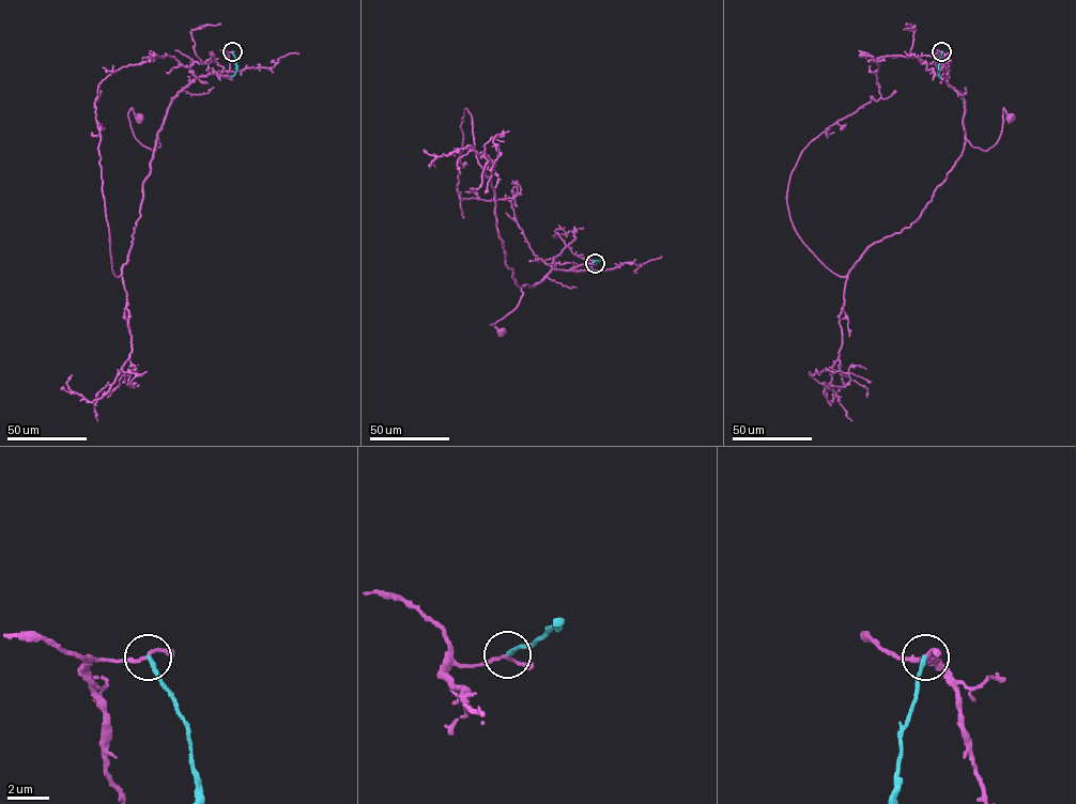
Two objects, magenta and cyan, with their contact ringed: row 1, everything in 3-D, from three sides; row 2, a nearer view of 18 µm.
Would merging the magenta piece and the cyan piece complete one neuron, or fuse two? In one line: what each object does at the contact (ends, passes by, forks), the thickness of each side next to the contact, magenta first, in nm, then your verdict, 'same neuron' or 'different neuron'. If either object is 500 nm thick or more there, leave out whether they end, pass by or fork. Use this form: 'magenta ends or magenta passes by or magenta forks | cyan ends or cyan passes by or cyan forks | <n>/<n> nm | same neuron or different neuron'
magenta passes by | cyan ends | 160/220 nm | different neuron

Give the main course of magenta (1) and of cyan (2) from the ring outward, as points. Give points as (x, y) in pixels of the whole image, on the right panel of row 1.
1: (941, 51), (947, 83), (964, 101), (965, 138), (972, 147), (986, 151), (994, 145), (1003, 109), (1010, 116)
2: (941, 51), (940, 77)

